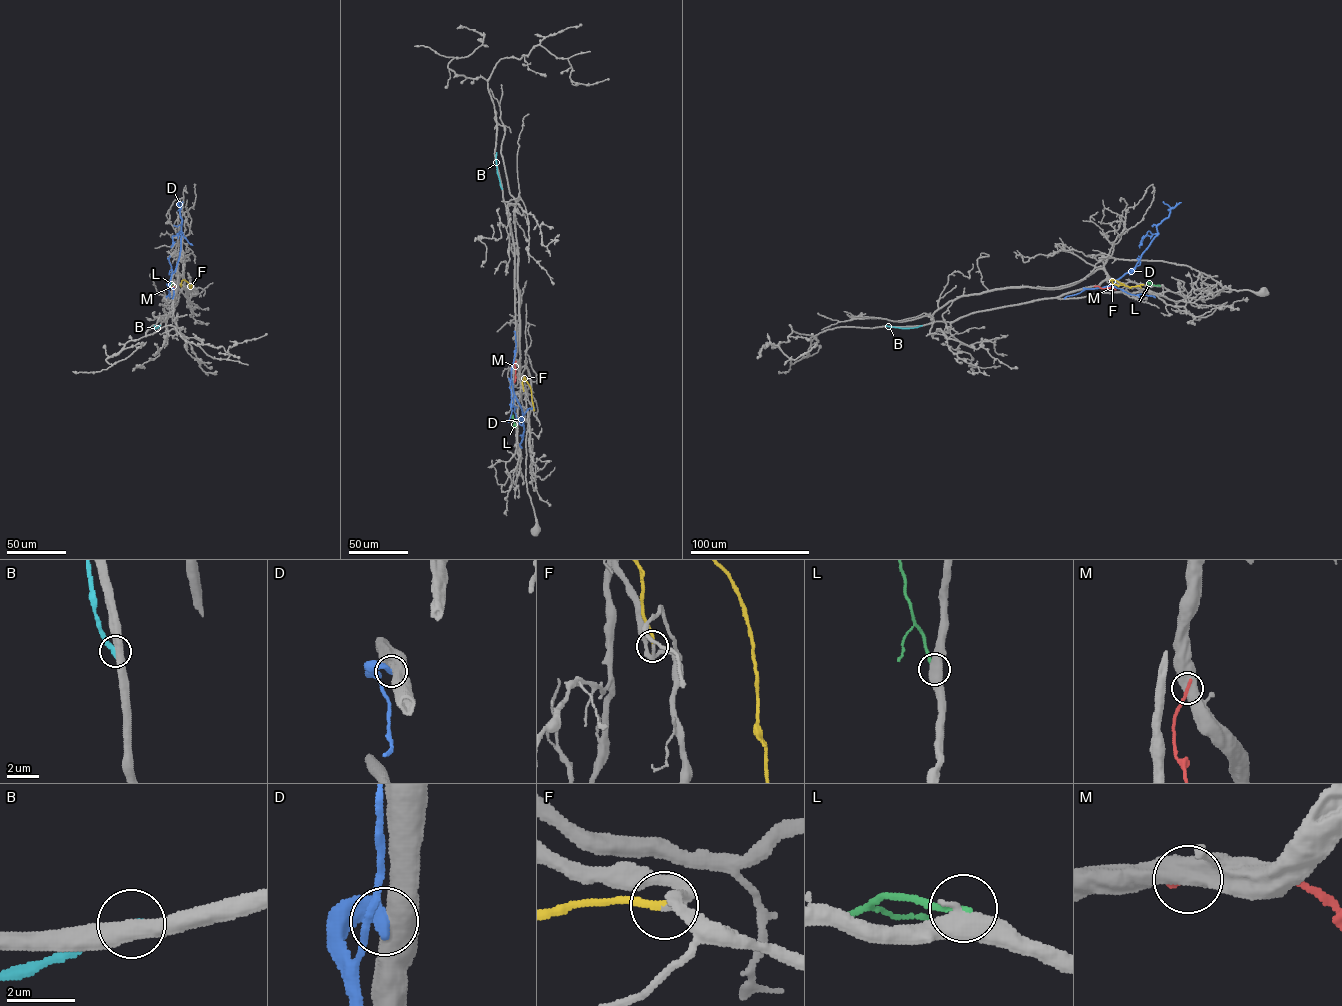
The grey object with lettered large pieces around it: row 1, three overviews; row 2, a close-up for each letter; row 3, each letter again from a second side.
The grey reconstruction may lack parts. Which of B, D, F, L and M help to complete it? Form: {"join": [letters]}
{"join": ["F"]}

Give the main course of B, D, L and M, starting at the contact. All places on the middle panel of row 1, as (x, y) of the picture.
B: (502, 188), (496, 152)
D: (516, 351), (511, 379), (522, 413), (521, 448)
L: (516, 427), (511, 413)
M: (515, 362), (514, 382)

